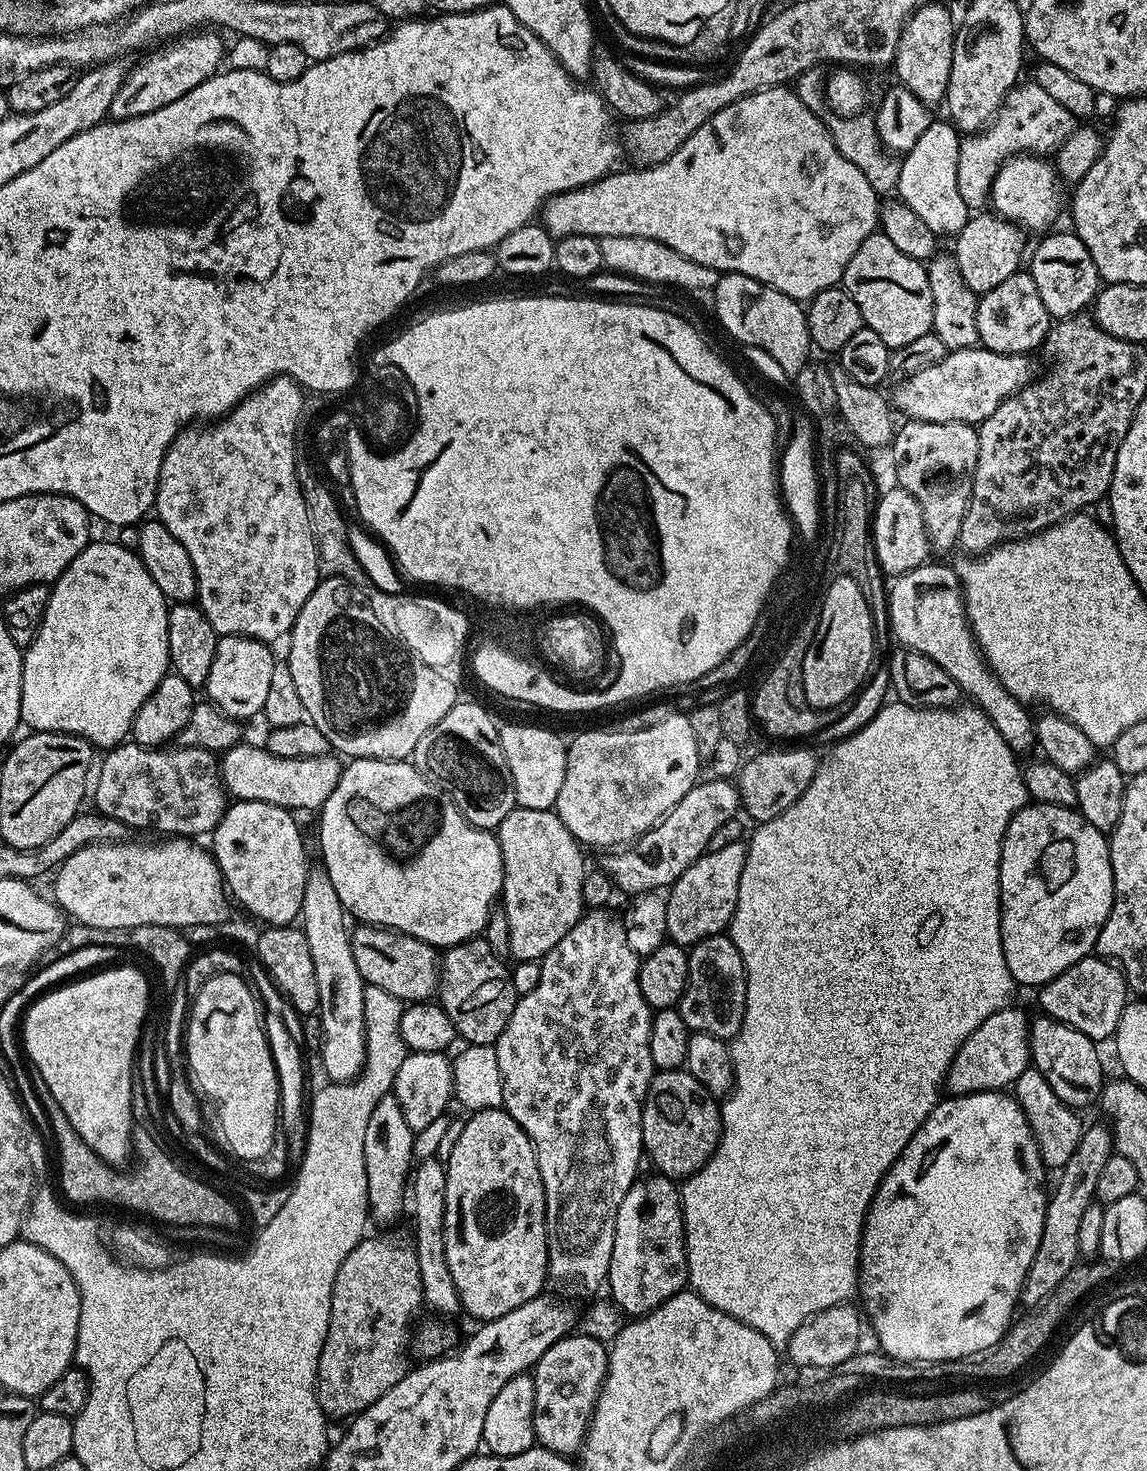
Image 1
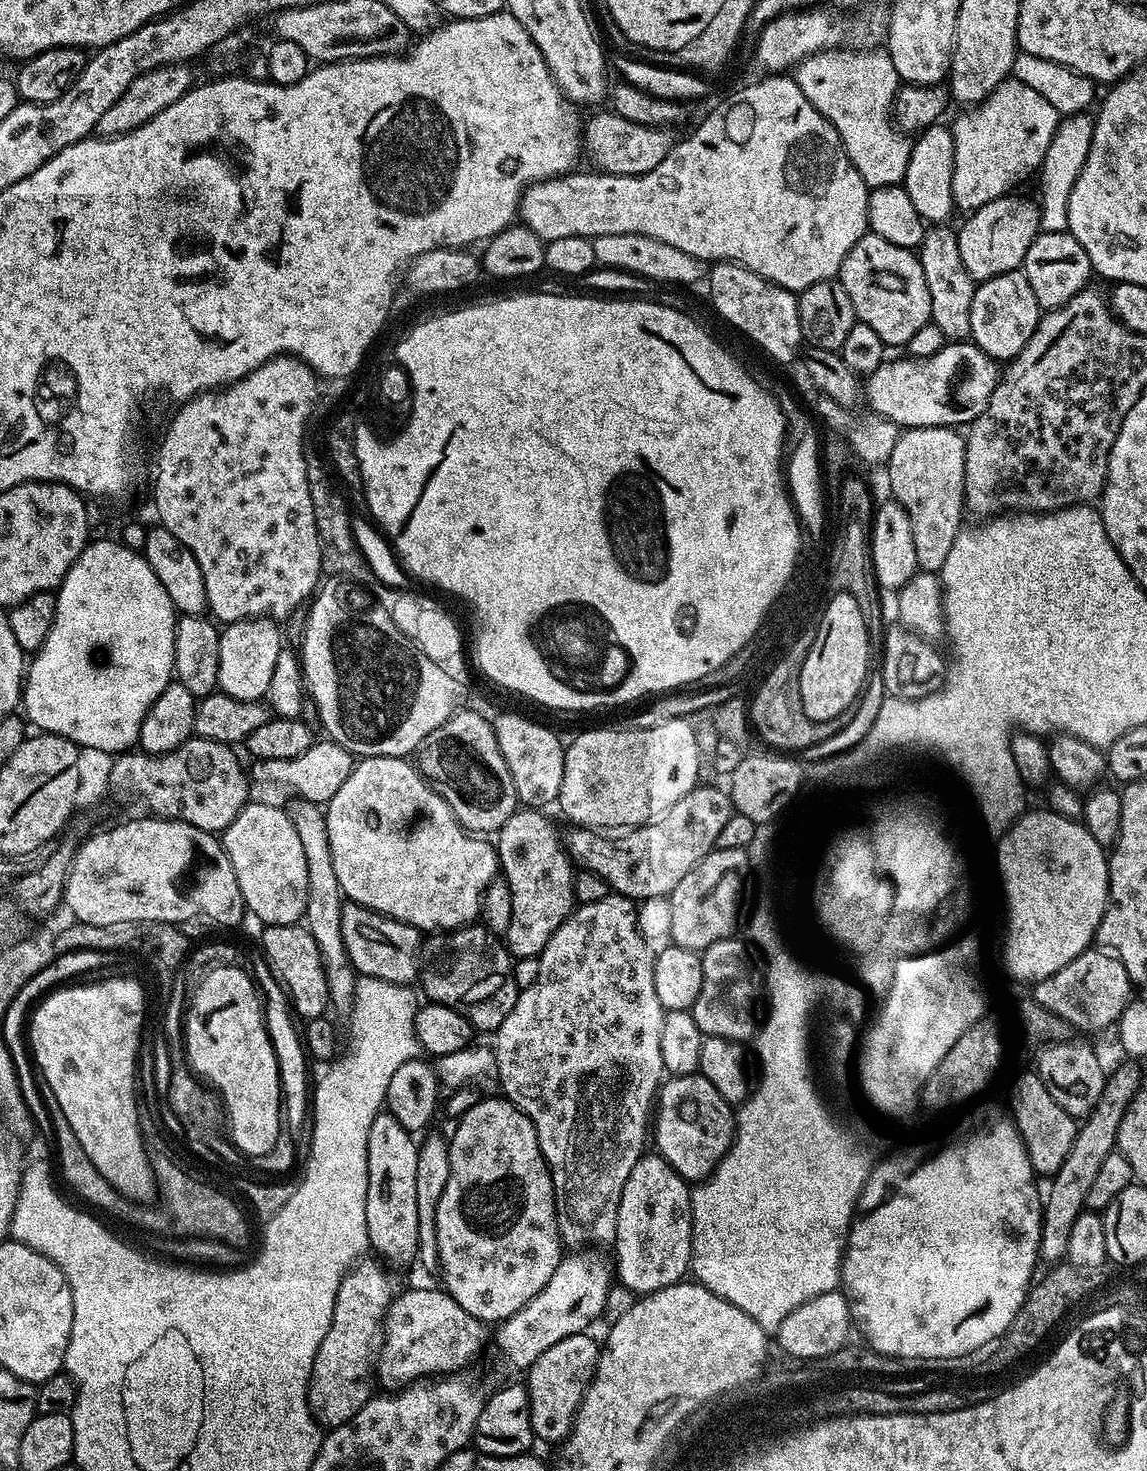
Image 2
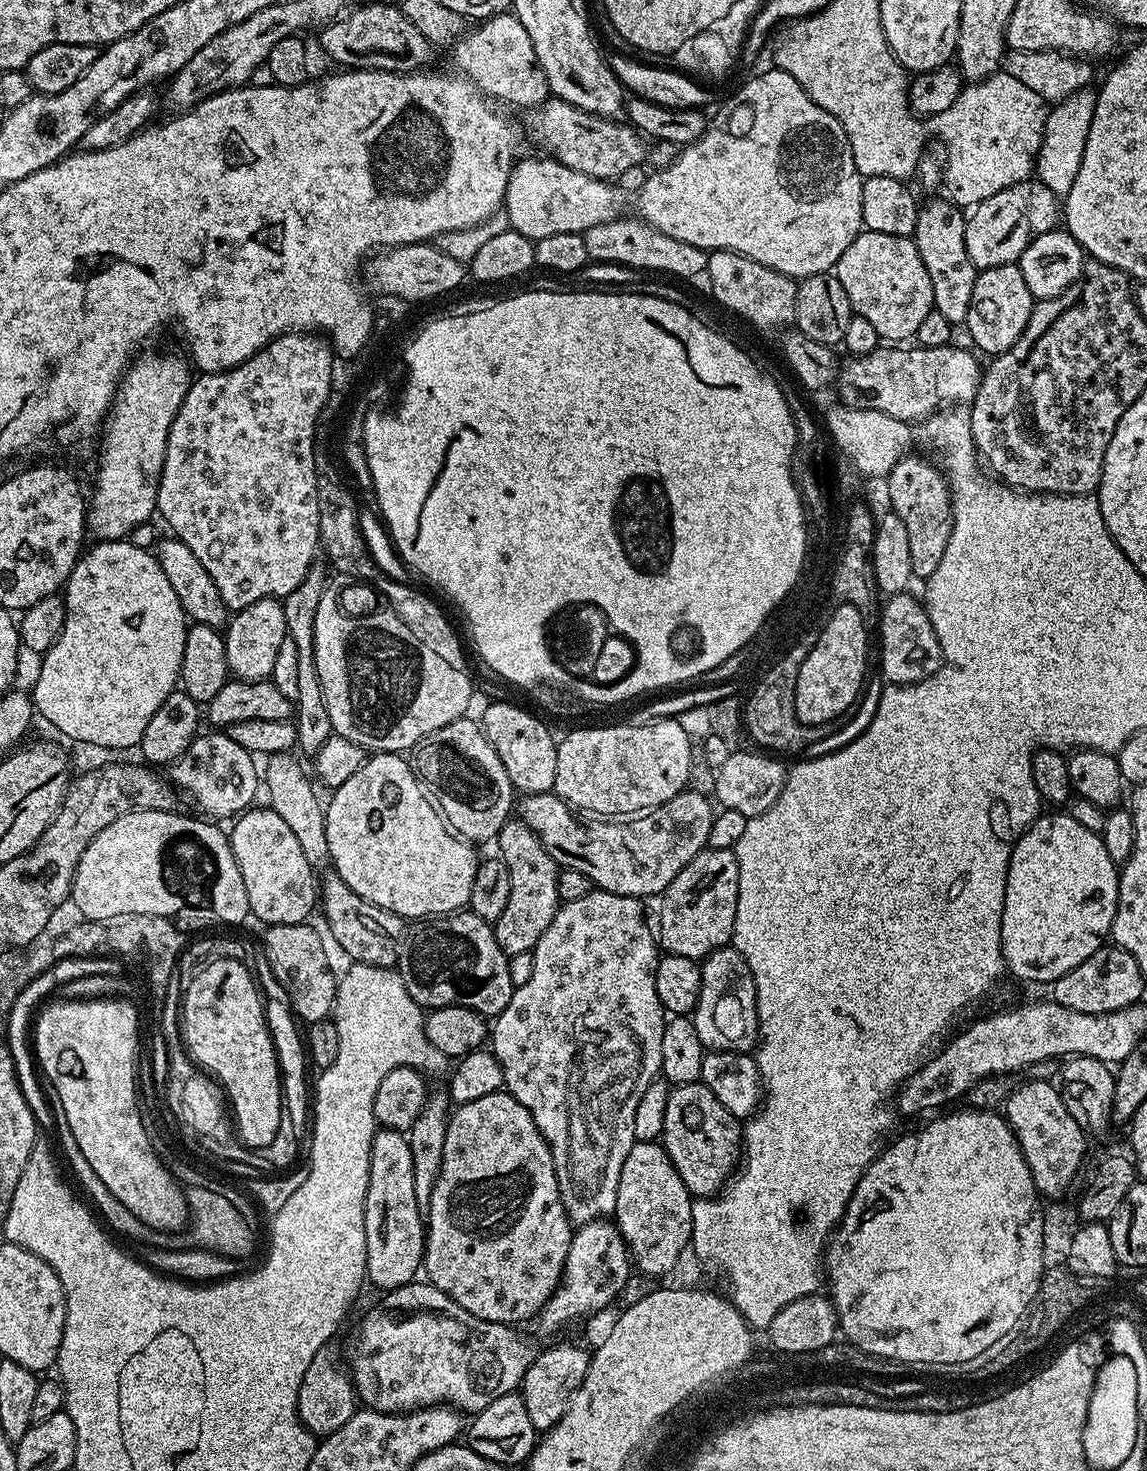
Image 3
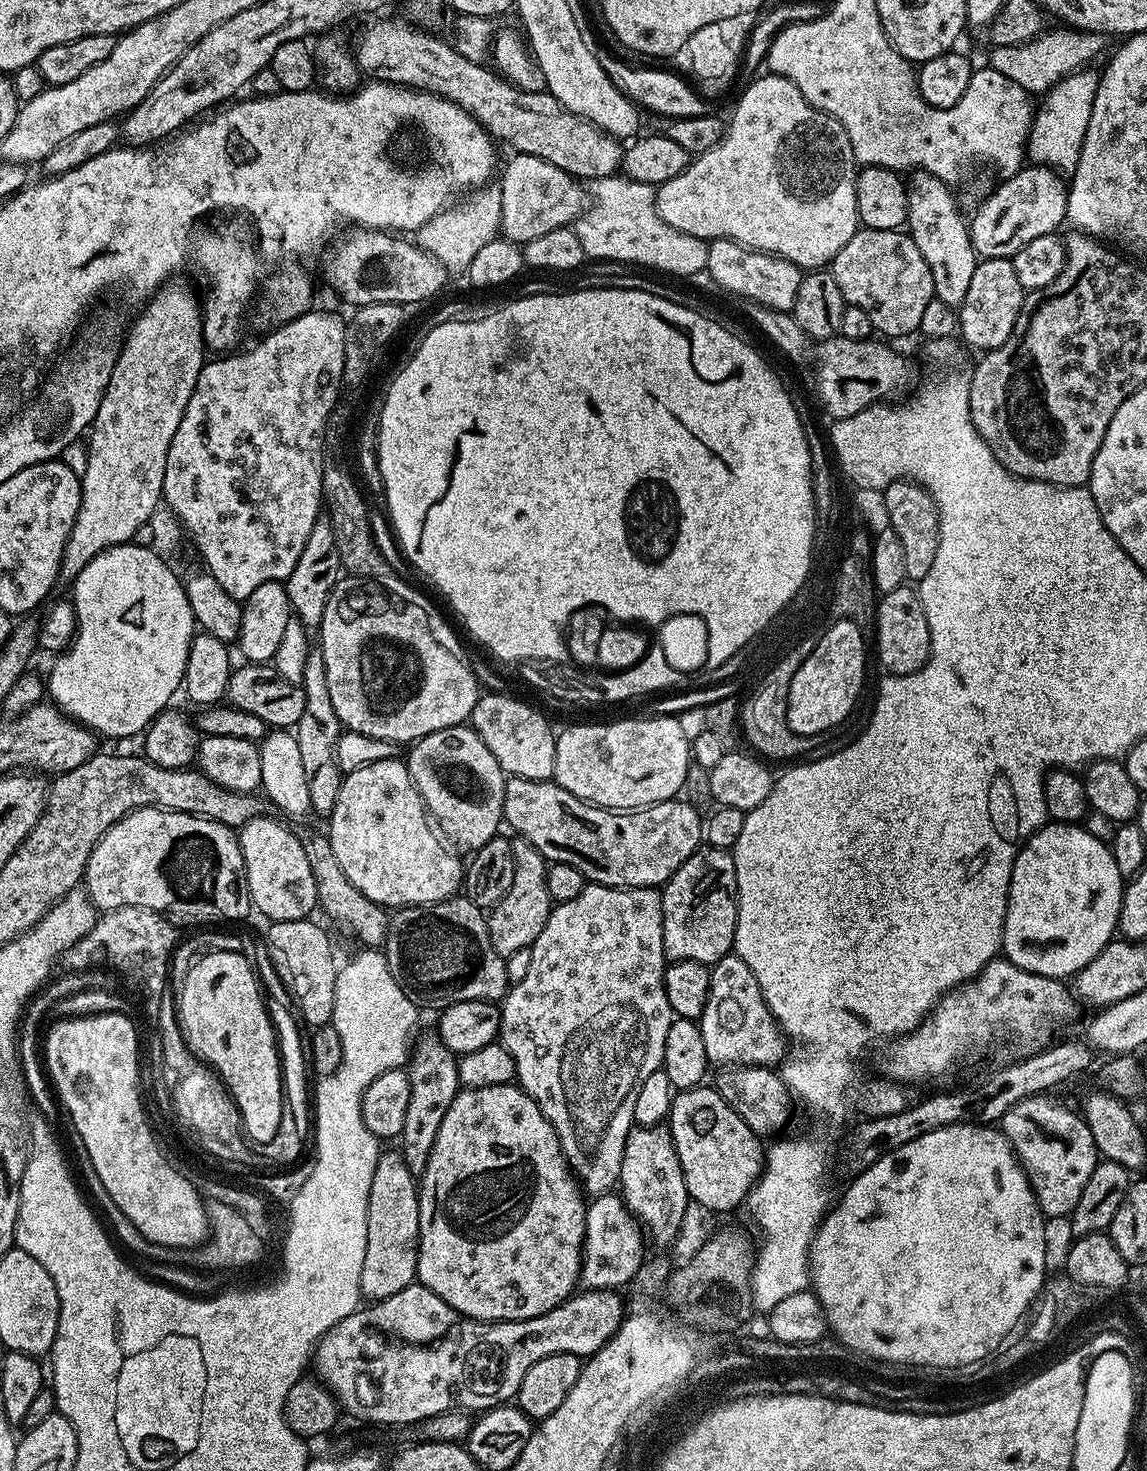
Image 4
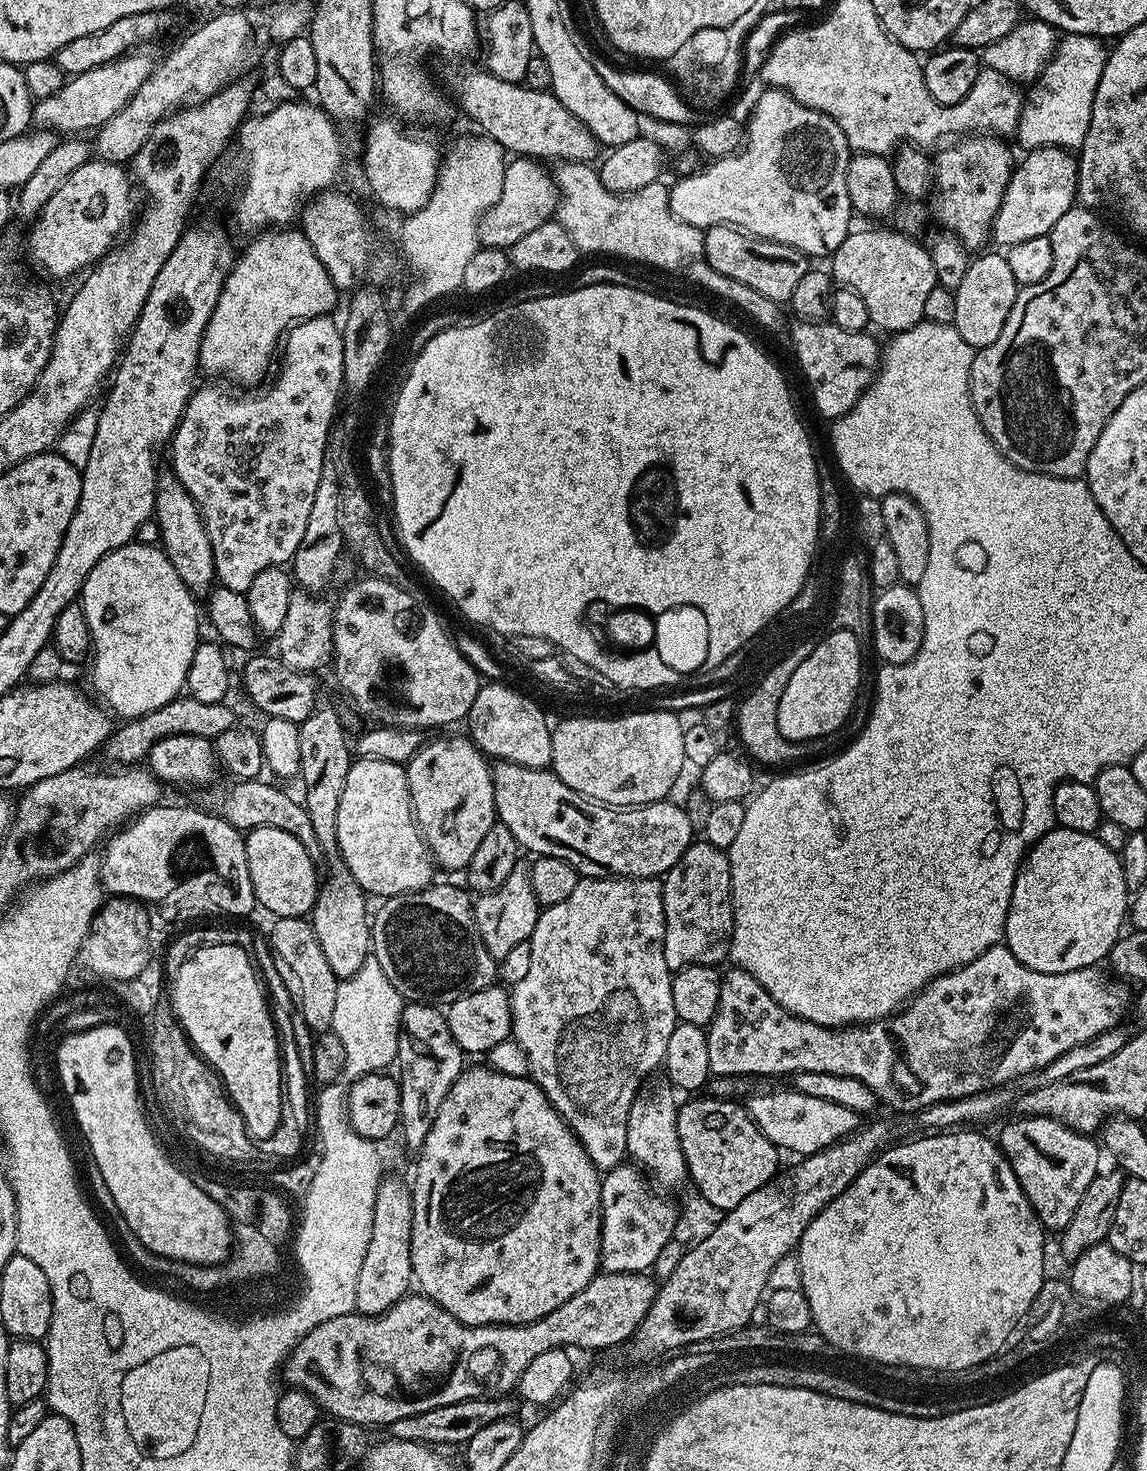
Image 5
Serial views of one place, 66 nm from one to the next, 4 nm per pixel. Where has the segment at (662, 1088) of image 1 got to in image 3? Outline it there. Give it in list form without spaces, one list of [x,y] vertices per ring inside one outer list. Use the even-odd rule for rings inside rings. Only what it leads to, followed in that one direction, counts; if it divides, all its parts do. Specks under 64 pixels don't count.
[[[681,1084],[671,1089],[668,1101],[664,1104],[664,1137],[662,1143],[674,1170],[678,1170],[678,1178],[688,1187],[696,1198],[712,1198],[724,1187],[733,1175],[734,1169],[742,1160],[742,1124],[736,1119],[705,1084]]]

